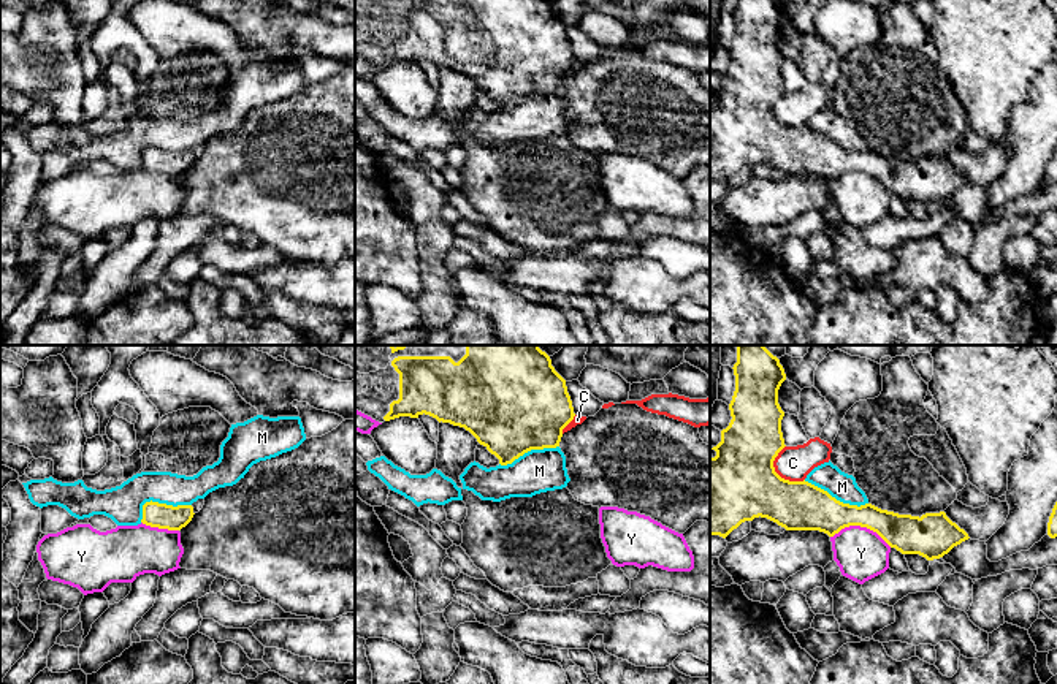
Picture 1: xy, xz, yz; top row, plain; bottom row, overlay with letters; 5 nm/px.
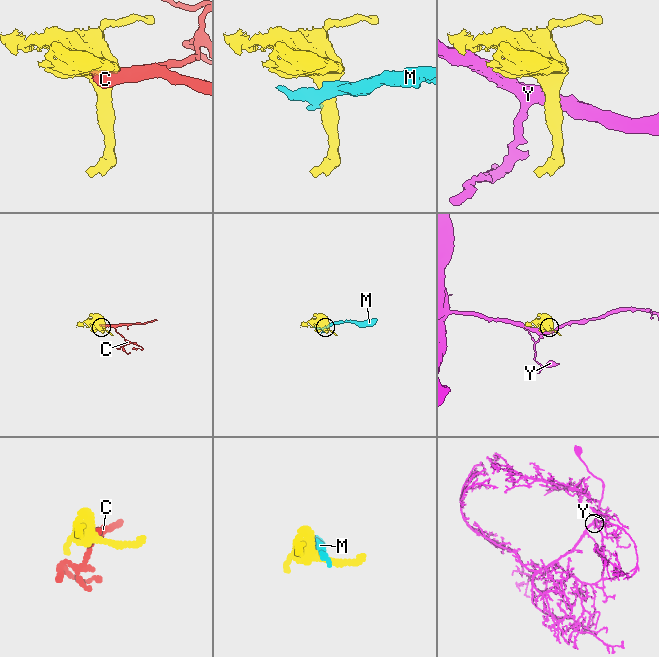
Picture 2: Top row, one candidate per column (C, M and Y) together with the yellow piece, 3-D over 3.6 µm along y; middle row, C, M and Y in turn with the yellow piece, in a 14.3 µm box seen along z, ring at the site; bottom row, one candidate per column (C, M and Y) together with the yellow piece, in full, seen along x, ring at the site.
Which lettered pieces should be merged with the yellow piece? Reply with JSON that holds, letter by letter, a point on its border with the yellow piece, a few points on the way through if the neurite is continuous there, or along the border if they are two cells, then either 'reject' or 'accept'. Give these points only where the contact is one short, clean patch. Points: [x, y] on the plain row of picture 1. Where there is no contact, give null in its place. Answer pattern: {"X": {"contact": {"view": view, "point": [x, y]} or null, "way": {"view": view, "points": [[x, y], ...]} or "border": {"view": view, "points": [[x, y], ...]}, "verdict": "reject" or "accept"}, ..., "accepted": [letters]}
{"C": {"contact": {"view": "yz", "point": [775, 117]}, "verdict": "reject"}, "M": {"contact": {"view": "xy", "point": [159, 149]}, "verdict": "reject"}, "Y": {"contact": {"view": "yz", "point": [861, 171]}, "verdict": "reject"}, "accepted": []}

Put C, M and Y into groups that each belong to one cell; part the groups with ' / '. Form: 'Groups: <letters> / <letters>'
Groups: C / M / Y

